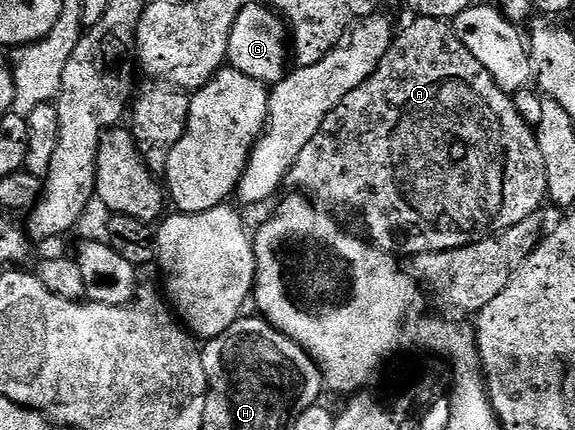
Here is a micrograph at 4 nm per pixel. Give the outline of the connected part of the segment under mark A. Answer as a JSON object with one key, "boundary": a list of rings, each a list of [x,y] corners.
{"boundary":[[[416,16],[413,21],[401,36],[399,33],[393,39],[376,71],[369,74],[357,88],[350,90],[350,94],[346,94],[342,102],[338,102],[338,106],[326,114],[322,126],[318,126],[318,134],[306,142],[306,150],[298,154],[296,164],[289,170],[286,180],[289,185],[292,183],[296,187],[293,189],[315,198],[321,205],[349,204],[352,208],[364,208],[364,228],[368,231],[366,236],[371,243],[377,248],[395,250],[397,253],[409,252],[409,257],[415,258],[423,256],[425,252],[445,252],[473,244],[513,228],[515,224],[521,224],[527,216],[537,215],[541,211],[540,203],[545,203],[548,183],[542,150],[538,150],[533,125],[520,117],[515,99],[504,91],[501,81],[492,77],[491,67],[485,61],[483,64],[473,49],[462,46],[449,21],[422,16]]]}

